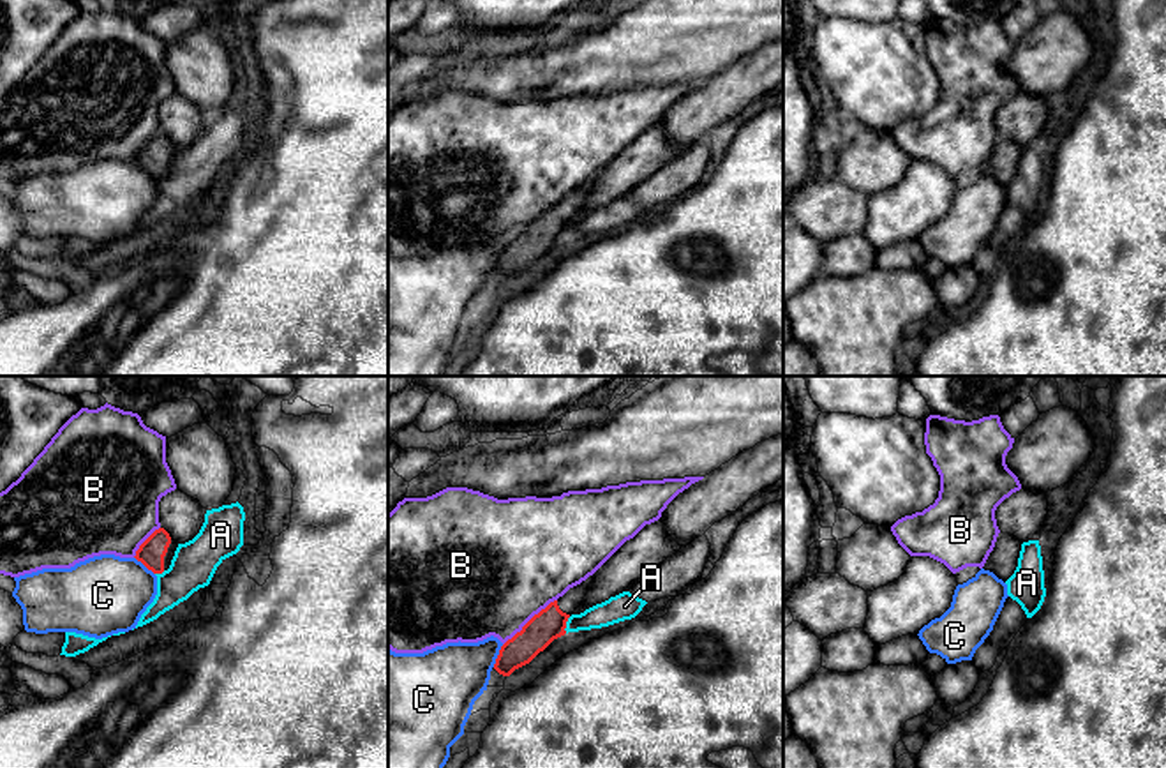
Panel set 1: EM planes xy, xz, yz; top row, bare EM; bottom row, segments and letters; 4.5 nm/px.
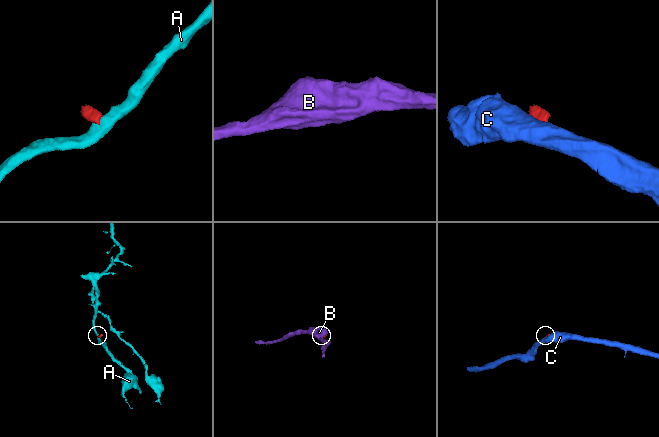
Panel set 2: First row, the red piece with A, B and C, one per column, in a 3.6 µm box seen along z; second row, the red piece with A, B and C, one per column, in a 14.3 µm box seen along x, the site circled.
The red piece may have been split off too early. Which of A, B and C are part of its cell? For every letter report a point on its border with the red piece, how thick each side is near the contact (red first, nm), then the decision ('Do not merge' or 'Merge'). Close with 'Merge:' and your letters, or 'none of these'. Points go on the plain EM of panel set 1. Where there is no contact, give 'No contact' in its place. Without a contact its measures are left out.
A: Touches red at xz (565, 230). Thickness 150 nm (red) against 120 nm. Do not merge
B: Touches red at xz (530, 225). Thickness 150 nm (red) against 500 nm. Do not merge
C: Touches red at xz (498, 260). Thickness 150 nm (red) against 320 nm. Do not merge
Merge: none of these

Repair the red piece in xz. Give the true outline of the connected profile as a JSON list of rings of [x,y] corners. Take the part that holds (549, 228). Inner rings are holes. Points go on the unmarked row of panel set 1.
[[[593,180],[570,192],[563,201],[534,219],[520,237],[501,251],[487,291],[503,291],[505,284],[515,274],[529,268],[554,244],[566,238],[566,226],[582,208],[591,185]]]

